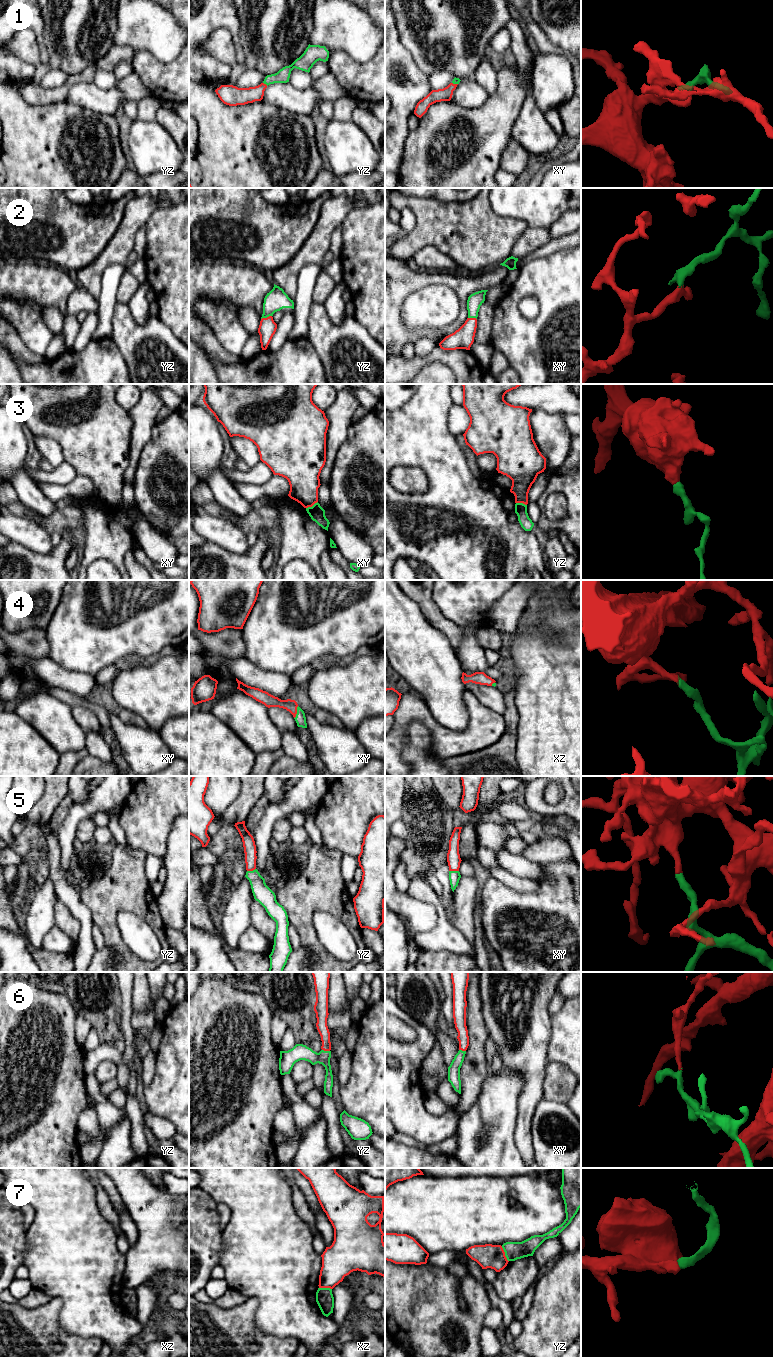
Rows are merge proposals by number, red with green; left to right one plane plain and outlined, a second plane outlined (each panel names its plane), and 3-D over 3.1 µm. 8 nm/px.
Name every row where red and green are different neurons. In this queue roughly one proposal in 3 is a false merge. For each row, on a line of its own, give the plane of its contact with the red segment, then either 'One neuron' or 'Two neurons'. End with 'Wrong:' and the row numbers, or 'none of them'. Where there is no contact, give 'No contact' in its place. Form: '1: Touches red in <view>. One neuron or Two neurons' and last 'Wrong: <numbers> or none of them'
1: Touches red in yz. One neuron
2: Touches red in yz. One neuron
3: Touches red in xy. One neuron
4: Touches red in xy. One neuron
5: Touches red in xy. One neuron
6: Touches red in yz. One neuron
7: Touches red in yz. Two neurons
Wrong: 7

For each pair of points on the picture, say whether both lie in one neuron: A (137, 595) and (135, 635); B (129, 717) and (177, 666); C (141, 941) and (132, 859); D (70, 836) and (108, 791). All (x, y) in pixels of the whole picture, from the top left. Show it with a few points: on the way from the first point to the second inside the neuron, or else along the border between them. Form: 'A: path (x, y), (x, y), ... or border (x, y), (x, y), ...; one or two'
A: path (135, 605), (135, 625); one
B: border (122, 708), (138, 714), (149, 727); two
C: border (116, 913), (119, 911), (134, 912), (155, 932); two
D: path (70, 824), (84, 810), (96, 803); one

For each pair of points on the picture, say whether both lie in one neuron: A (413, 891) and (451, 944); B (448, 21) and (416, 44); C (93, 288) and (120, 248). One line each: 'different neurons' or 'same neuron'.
A: same neuron
B: same neuron
C: same neuron

